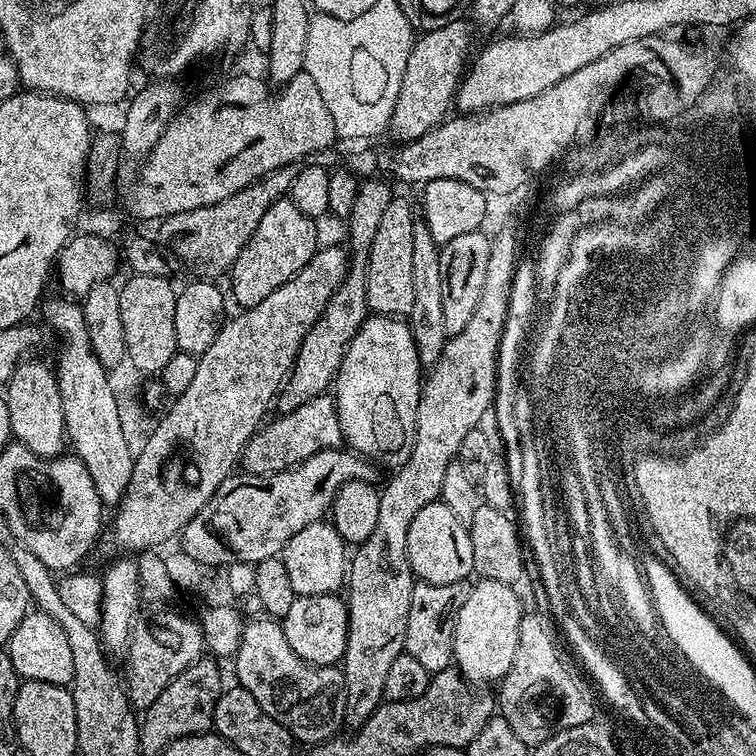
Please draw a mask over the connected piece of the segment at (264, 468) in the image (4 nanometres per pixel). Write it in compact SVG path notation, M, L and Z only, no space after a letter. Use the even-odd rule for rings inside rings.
M328 394L310 398L310 402L302 402L298 410L277 415L275 418L277 420L269 419L261 424L255 434L244 443L238 464L247 475L269 476L293 468L295 464L301 464L306 458L322 450L341 447L344 440L338 422L336 401Z

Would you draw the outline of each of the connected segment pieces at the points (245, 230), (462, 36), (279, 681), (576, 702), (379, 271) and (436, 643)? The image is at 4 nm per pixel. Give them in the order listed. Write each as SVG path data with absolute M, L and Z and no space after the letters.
M287 164L250 186L238 190L238 194L230 194L222 202L214 206L202 206L198 210L186 210L173 216L163 217L160 228L160 240L200 278L220 278L231 269L233 262L242 254L242 250L250 242L254 230L258 230L258 222L262 222L262 214L266 214L275 200L287 197L292 191L292 183L301 169L300 164Z
M450 18L446 26L421 32L413 39L410 58L406 58L406 74L402 74L402 86L398 90L398 102L394 102L394 114L388 123L388 132L396 142L420 140L422 134L431 132L445 119L444 111L453 107L456 89L470 60L468 47L472 44L473 25L465 20Z
M263 618L264 620L250 619L244 625L244 633L241 634L241 644L234 657L236 663L236 680L239 687L250 690L254 694L254 702L274 718L288 733L293 741L311 746L322 743L337 735L341 731L344 722L344 673L339 667L330 664L313 666L307 664L294 650L290 650L290 642L286 642L283 623L276 618Z
M525 611L520 618L518 634L514 662L498 684L498 712L510 722L510 730L514 730L524 744L535 746L570 726L589 723L593 719L592 704L572 677L571 670L564 665L547 622L536 612Z
M394 198L382 213L382 223L370 246L368 273L366 274L366 298L369 313L377 316L407 317L414 306L414 222L417 217L406 201Z
M468 580L450 582L446 586L416 582L410 594L410 618L406 618L406 642L404 652L422 666L430 674L435 674L449 667L452 659L452 639L454 638L454 622L458 610L462 610L462 602L470 598L472 584Z

